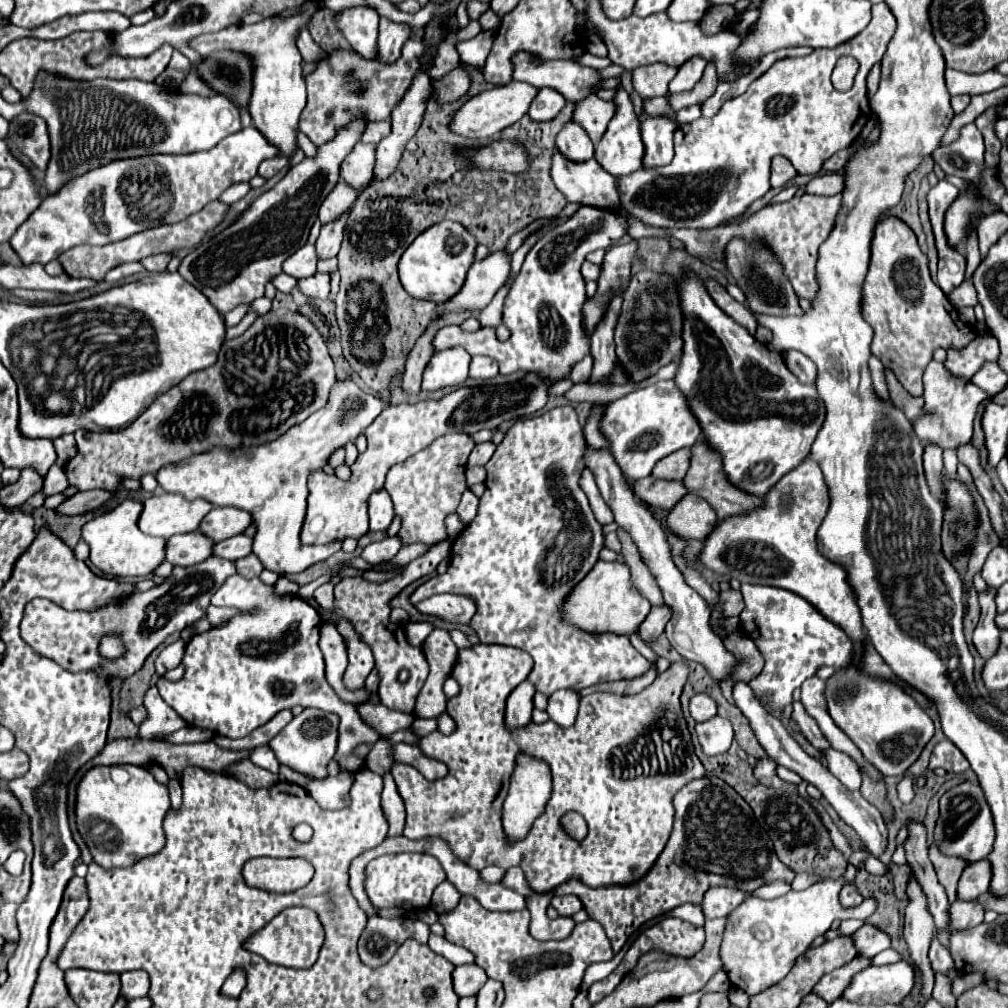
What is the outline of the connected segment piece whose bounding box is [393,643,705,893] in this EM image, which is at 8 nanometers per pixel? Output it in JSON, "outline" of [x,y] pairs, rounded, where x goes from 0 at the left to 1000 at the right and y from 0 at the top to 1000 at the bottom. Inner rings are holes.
{"outline":[[[473,638],[467,644],[455,646],[455,656],[451,660],[449,672],[455,676],[457,688],[445,693],[445,699],[443,699],[443,707],[451,715],[451,725],[447,729],[439,729],[432,725],[420,731],[416,738],[416,742],[422,749],[438,755],[445,761],[445,767],[451,767],[451,769],[442,769],[439,773],[424,775],[408,759],[400,759],[400,757],[392,759],[390,773],[394,777],[396,789],[400,791],[402,805],[404,805],[400,826],[406,832],[424,832],[430,828],[439,830],[447,838],[449,846],[471,862],[479,862],[483,858],[497,858],[501,862],[509,858],[517,858],[525,880],[533,886],[549,884],[553,878],[564,872],[572,872],[582,880],[626,878],[644,866],[644,862],[660,842],[660,836],[668,822],[670,787],[678,783],[682,777],[686,777],[688,773],[699,771],[699,761],[695,759],[693,751],[688,745],[686,727],[682,723],[682,715],[678,711],[676,695],[674,695],[678,688],[678,680],[682,676],[682,668],[684,668],[682,658],[680,656],[666,658],[660,668],[652,670],[652,674],[644,682],[640,682],[636,688],[630,688],[630,689],[586,688],[578,691],[572,715],[566,721],[557,721],[551,715],[543,715],[541,719],[523,719],[513,725],[503,725],[501,713],[499,713],[501,695],[505,688],[525,672],[527,664],[529,664],[527,650],[511,642]],[[672,709],[674,709],[674,723],[668,721],[668,727],[672,727],[672,731],[668,731],[668,749],[664,753],[662,747],[658,745],[658,761],[656,761],[656,749],[646,727],[650,723],[656,725],[660,721],[666,721],[664,713],[670,713]],[[517,745],[545,757],[547,769],[549,769],[549,783],[547,783],[547,793],[541,801],[541,807],[533,811],[525,828],[511,838],[503,838],[501,826],[497,820],[497,801],[499,801],[499,791],[503,789],[507,767],[511,763],[511,749]],[[563,805],[576,807],[584,818],[584,828],[576,836],[566,832],[555,816],[555,813]]]}

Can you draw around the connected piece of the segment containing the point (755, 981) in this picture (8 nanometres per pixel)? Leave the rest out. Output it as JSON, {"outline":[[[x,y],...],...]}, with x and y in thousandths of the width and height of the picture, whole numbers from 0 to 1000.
{"outline":[[[840,858],[839,865],[833,872],[818,872],[809,876],[799,884],[783,884],[771,892],[751,892],[741,890],[725,908],[721,926],[717,928],[715,951],[723,967],[725,977],[737,981],[741,987],[751,987],[757,981],[775,973],[789,957],[811,928],[822,924],[828,912],[860,912],[870,896],[858,892],[850,900],[836,900],[832,895],[832,885],[838,877],[848,873],[850,861]]]}

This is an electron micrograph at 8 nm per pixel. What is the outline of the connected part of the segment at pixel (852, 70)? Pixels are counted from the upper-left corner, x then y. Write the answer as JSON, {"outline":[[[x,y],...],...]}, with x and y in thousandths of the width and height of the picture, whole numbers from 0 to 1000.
{"outline":[[[834,57],[826,68],[826,84],[842,88],[846,84],[846,76],[852,68],[852,63],[848,57]]]}

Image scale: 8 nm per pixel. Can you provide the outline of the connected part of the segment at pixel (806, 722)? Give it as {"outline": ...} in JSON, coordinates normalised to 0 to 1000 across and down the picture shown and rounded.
{"outline":[[[789,695],[789,697],[787,697],[787,709],[785,709],[785,711],[789,711],[789,717],[793,719],[795,727],[799,729],[799,733],[801,733],[809,743],[816,745],[816,743],[822,743],[822,741],[824,741],[824,737],[822,737],[820,731],[814,727],[814,723],[813,723],[813,719],[809,717],[809,713],[799,705],[799,701],[797,701],[795,695]]]}

